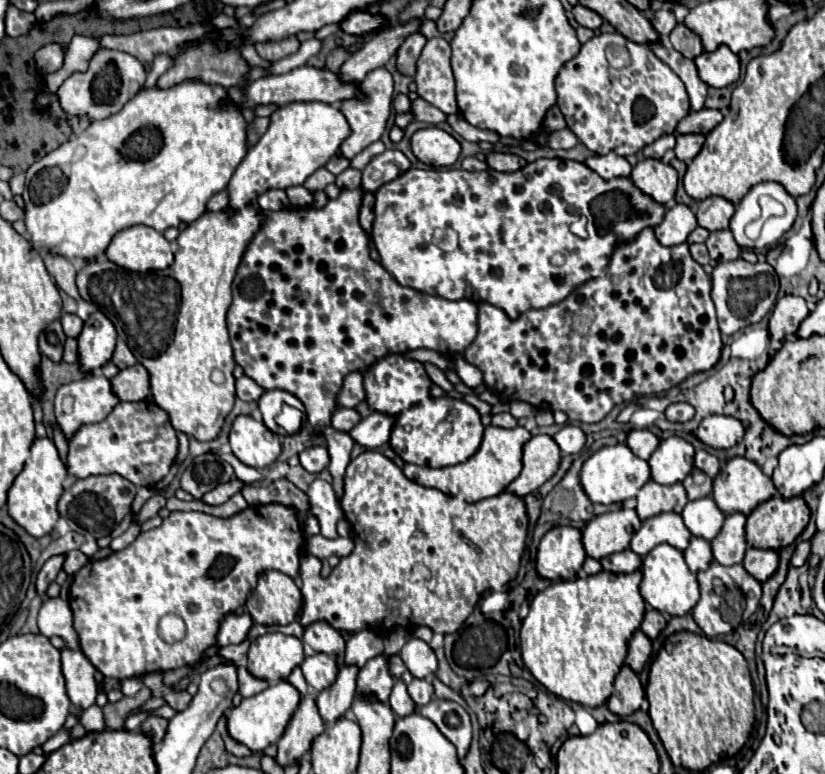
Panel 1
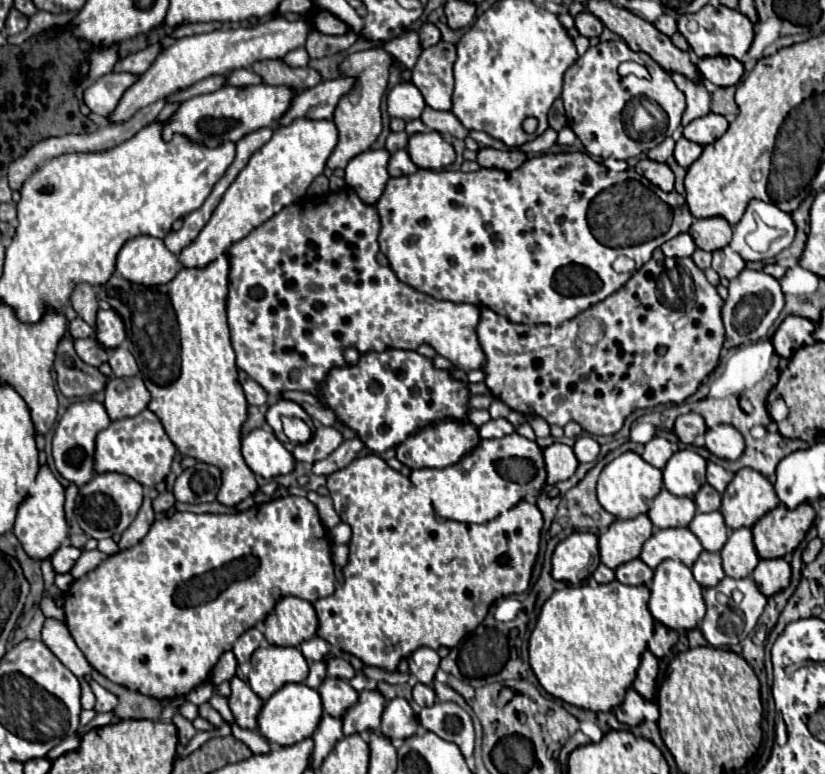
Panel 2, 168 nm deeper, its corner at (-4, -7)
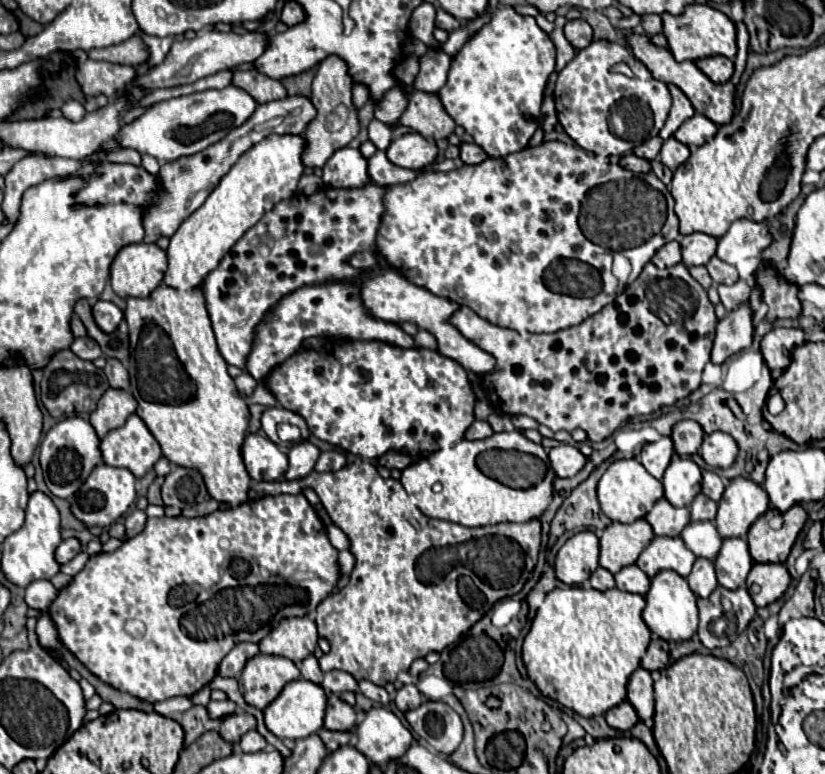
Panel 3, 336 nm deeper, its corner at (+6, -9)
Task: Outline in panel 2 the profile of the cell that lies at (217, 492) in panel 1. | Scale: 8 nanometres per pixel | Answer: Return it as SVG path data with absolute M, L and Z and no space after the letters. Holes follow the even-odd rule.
M220 256L210 262L206 268L182 268L174 280L164 286L138 286L130 284L130 326L134 330L134 338L138 338L136 362L142 372L142 380L152 396L148 410L152 410L172 444L178 448L182 456L196 458L200 462L212 464L222 472L222 494L218 494L218 502L224 506L236 506L240 500L248 498L258 490L254 472L246 466L240 454L240 436L242 424L248 418L248 402L244 390L238 382L238 368L234 364L234 350L230 344L228 324L226 324L226 296L228 296L228 256Z

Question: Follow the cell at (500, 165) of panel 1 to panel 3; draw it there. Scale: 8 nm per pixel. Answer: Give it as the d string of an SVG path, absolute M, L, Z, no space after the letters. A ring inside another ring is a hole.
M462 142L460 144L460 158L462 158L464 164L480 164L482 160L488 160L490 156L486 156L486 152L480 146Z

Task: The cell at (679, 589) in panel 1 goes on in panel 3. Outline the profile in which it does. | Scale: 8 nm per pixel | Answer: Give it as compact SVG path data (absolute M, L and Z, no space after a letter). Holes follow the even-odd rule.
M662 570L650 580L650 590L646 594L646 608L642 612L646 626L660 636L662 640L688 640L694 636L698 628L698 608L696 596L690 590L686 578L676 574L674 570Z

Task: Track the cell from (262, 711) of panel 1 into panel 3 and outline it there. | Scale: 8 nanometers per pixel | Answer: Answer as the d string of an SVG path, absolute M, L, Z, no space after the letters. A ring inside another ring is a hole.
M294 680L294 682L288 682L282 688L282 692L276 696L276 700L264 708L264 724L280 740L300 740L320 730L324 710L326 710L324 688L308 680Z

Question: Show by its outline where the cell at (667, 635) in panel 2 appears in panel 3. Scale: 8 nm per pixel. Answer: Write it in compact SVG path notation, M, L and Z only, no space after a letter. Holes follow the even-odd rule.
M652 636L650 646L648 646L648 650L646 650L644 658L642 658L642 668L654 672L654 670L660 670L662 666L666 666L668 660L670 660L668 650L670 648L668 648L668 642L666 640L662 640L658 636Z

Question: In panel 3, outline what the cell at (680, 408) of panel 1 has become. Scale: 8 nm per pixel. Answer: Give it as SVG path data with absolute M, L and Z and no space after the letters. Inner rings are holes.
M680 420L678 424L674 424L670 438L674 442L676 454L680 454L680 456L692 456L692 454L696 454L696 450L702 444L704 430L694 420Z

